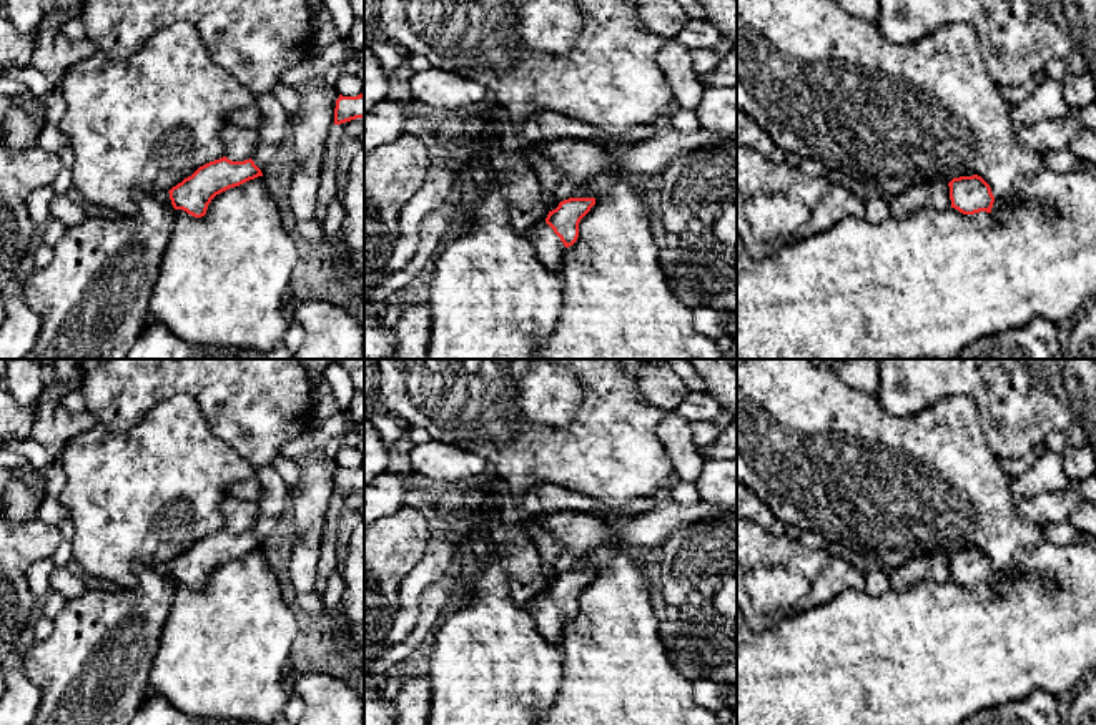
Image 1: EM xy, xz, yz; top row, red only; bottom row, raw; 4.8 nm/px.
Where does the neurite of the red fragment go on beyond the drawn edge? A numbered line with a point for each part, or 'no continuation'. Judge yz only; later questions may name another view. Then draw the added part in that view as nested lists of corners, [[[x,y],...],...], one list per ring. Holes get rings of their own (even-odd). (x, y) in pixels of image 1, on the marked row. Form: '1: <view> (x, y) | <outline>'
1: yz (1000, 212) | [[[995,200],[993,208],[991,208],[991,216],[993,216],[996,221],[1000,221],[1000,223],[1006,221],[1006,219],[1010,218],[1010,213],[1011,213],[1011,210],[1010,210],[1010,206],[1006,205],[1006,201],[1003,201],[1003,200]]]

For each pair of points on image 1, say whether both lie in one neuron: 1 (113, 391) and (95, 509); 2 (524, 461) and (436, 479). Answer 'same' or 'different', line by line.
1: different
2: different

